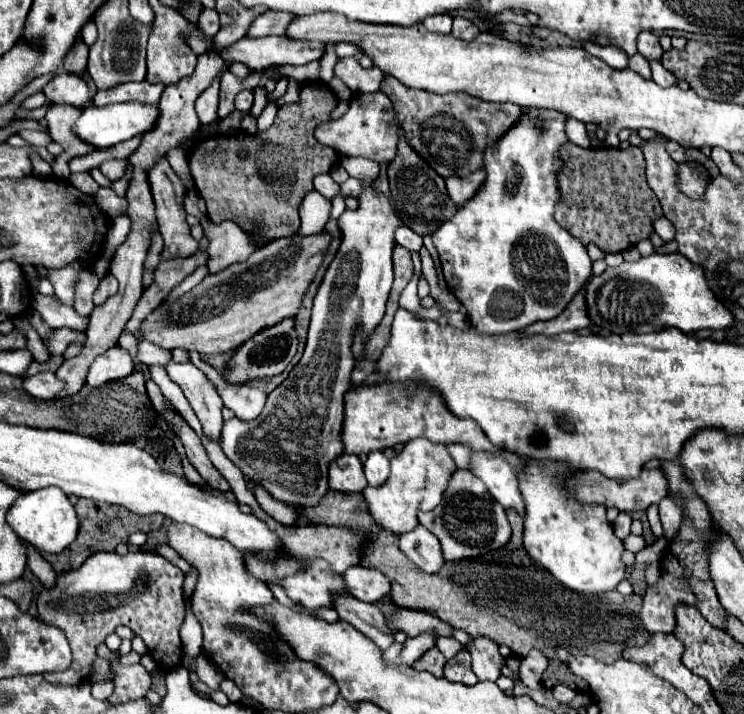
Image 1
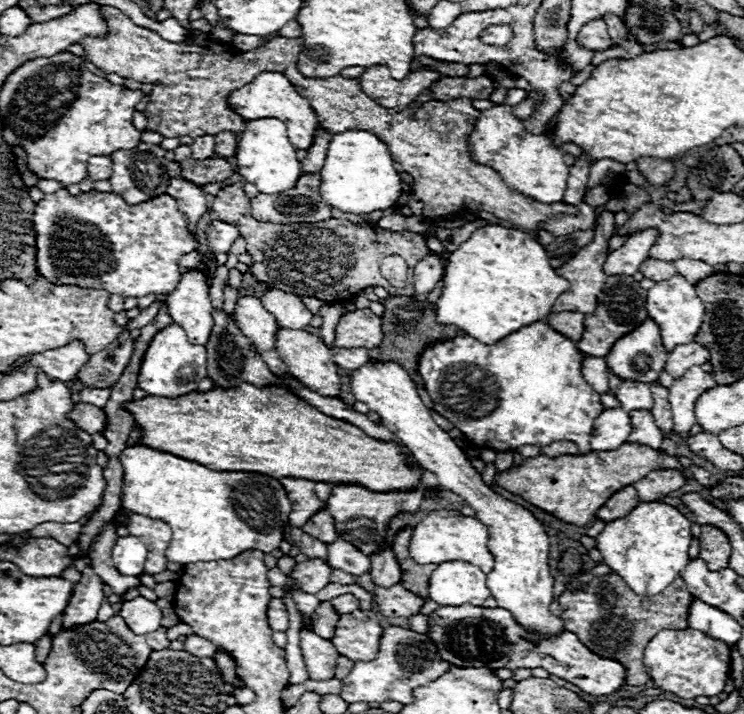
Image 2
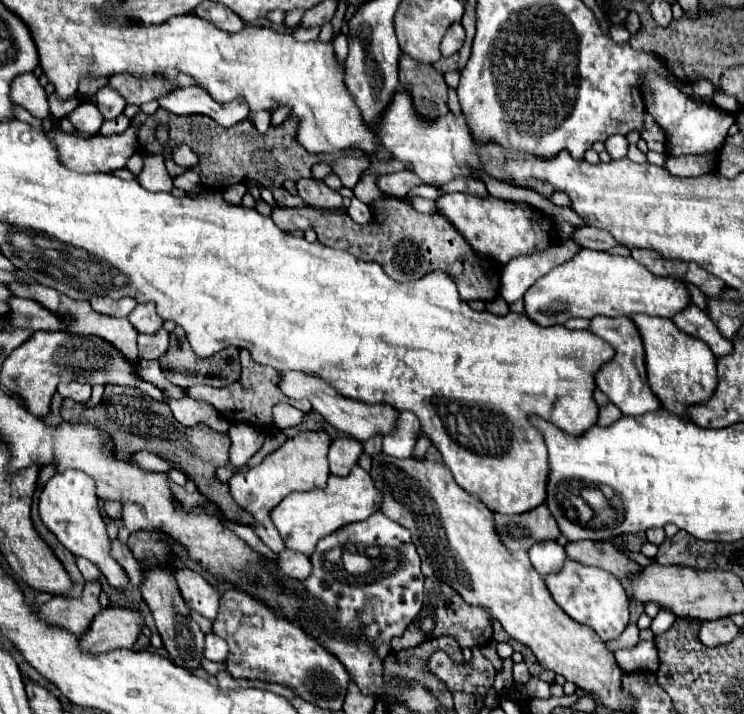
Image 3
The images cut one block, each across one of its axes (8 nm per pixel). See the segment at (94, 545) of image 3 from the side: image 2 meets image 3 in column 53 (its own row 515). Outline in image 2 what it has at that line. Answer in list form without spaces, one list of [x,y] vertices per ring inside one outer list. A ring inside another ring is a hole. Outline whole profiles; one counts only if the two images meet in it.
[[[372,362],[348,374],[350,390],[356,400],[364,402],[372,412],[382,418],[382,426],[400,438],[400,442],[412,452],[424,470],[438,476],[442,488],[464,498],[474,510],[476,518],[488,528],[490,540],[488,548],[494,554],[494,568],[488,574],[488,588],[498,608],[510,610],[514,620],[526,630],[534,630],[540,636],[558,636],[562,632],[562,620],[554,616],[548,606],[552,604],[552,584],[554,578],[548,566],[548,534],[544,526],[522,506],[504,500],[494,494],[484,482],[480,472],[476,472],[466,458],[466,454],[456,446],[456,442],[432,420],[428,408],[416,392],[416,384],[396,362]]]

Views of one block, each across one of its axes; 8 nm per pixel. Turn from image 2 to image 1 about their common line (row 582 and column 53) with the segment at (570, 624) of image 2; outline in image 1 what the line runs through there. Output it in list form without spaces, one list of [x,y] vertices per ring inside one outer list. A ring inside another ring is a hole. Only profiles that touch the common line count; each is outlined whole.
[[[96,552],[80,568],[70,568],[68,572],[62,572],[56,578],[56,586],[44,588],[36,598],[38,606],[36,618],[40,622],[60,628],[66,634],[68,644],[72,648],[72,664],[64,672],[46,672],[44,678],[50,684],[62,684],[62,686],[76,686],[86,682],[96,660],[96,648],[104,644],[106,636],[112,634],[118,626],[128,626],[144,640],[158,668],[162,670],[178,668],[182,660],[182,642],[178,632],[186,618],[186,608],[182,602],[182,584],[184,584],[182,570],[154,552],[130,552],[126,556],[118,556],[116,552]]]

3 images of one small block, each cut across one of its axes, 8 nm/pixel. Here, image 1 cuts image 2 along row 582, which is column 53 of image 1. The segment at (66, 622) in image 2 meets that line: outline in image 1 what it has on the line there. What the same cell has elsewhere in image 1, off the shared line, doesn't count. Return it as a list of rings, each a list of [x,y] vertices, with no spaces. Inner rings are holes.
[[[58,72],[42,92],[52,104],[72,104],[80,108],[88,102],[88,86],[78,74]]]

